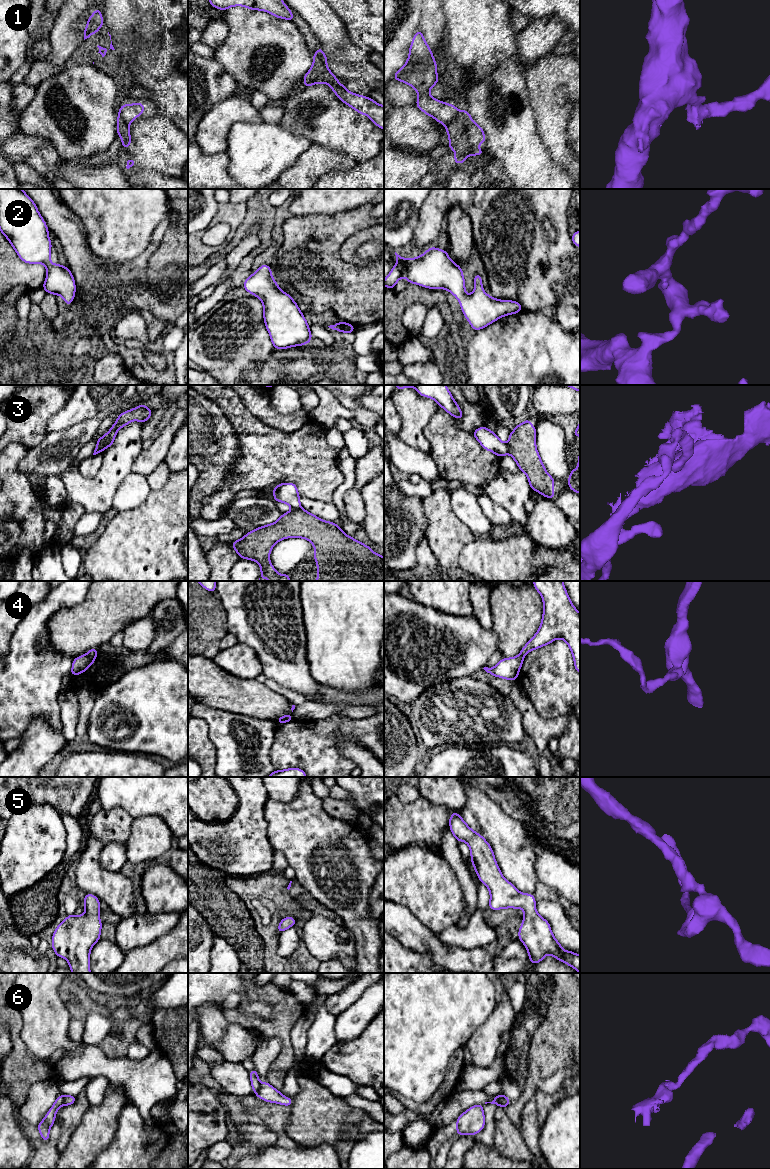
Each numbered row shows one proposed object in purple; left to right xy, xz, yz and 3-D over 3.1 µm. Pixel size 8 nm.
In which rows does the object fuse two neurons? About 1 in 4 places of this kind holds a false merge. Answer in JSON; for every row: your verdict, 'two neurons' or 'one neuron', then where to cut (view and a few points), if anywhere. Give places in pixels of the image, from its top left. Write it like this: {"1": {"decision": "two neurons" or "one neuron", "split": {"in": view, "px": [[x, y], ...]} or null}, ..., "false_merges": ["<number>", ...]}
{"1": {"decision": "two neurons", "split": {"in": "yz", "px": [[457, 111], [445, 124]]}}, "2": {"decision": "one neuron", "split": null}, "3": {"decision": "two neurons", "split": {"in": "xz", "px": [[299, 507], [292, 509]]}}, "4": {"decision": "two neurons", "split": {"in": "xy", "px": [[86, 654], [95, 657]]}}, "5": {"decision": "one neuron", "split": null}, "6": {"decision": "two neurons", "split": {"in": "xz", "px": [[259, 1082], [259, 1088], [256, 1093]]}}, "false_merges": ["1", "3", "4", "6"]}

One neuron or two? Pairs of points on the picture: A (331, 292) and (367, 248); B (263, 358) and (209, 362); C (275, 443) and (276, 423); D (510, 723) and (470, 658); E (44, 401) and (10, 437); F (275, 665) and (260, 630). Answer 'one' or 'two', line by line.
A: two
B: one
C: two
D: two
E: one
F: one

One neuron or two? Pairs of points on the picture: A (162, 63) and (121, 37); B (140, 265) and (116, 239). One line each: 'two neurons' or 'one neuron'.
A: two neurons
B: two neurons

